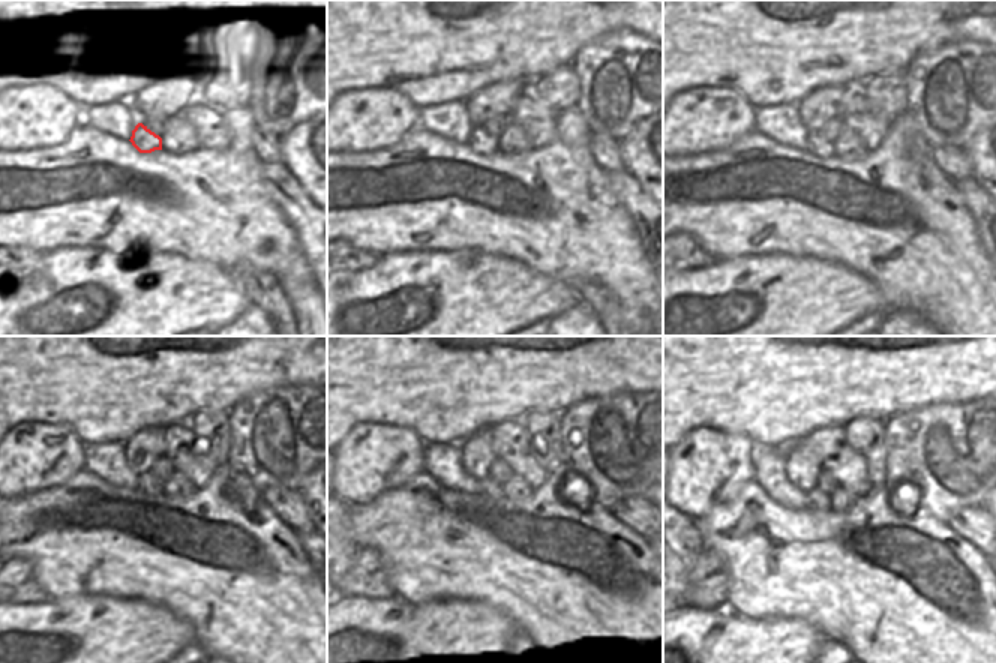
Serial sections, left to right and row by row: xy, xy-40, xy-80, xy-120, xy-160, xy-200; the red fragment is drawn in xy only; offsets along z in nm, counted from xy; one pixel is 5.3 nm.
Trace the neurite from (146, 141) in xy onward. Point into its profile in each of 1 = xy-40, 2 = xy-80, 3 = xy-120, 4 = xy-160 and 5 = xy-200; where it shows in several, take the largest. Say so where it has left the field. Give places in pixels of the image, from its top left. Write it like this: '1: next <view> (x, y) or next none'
1: next xy-40 (480, 141)
2: next xy-80 (816, 144)
3: next xy-120 (147, 483)
4: next xy-160 (491, 489)
5: next xy-200 (816, 500)

